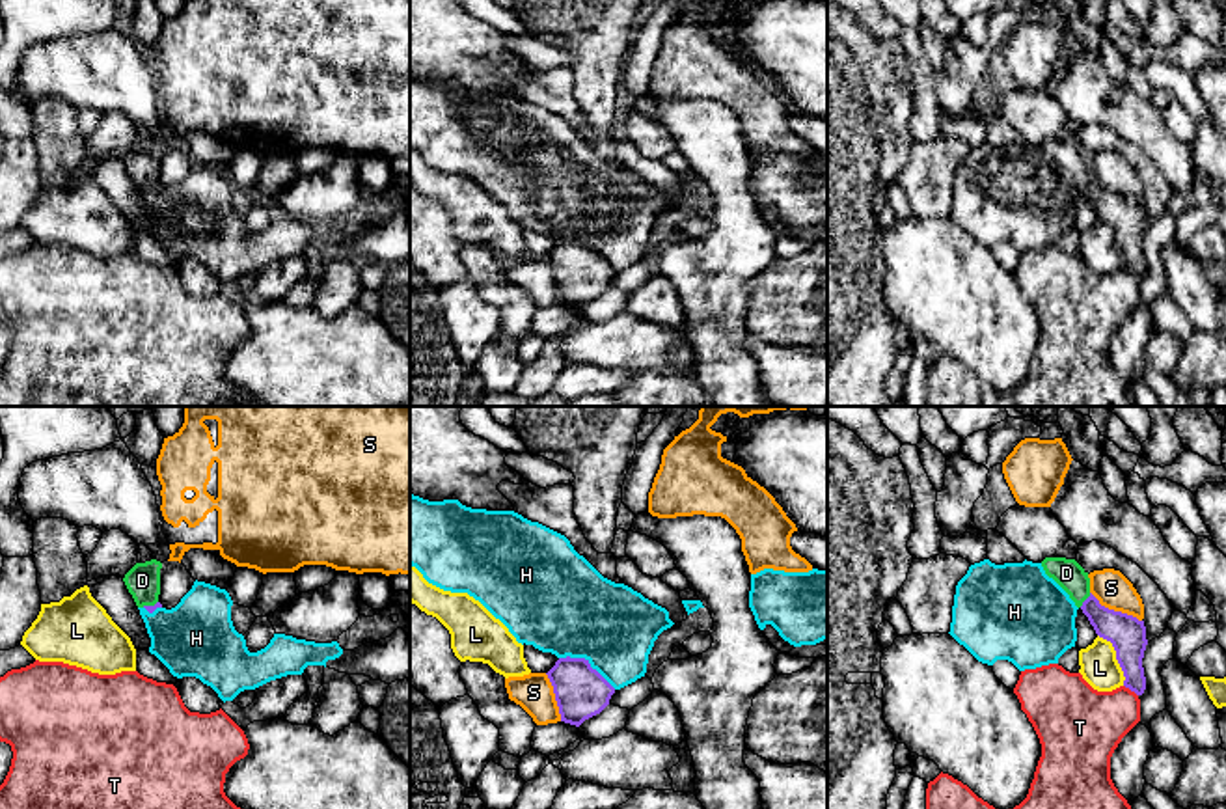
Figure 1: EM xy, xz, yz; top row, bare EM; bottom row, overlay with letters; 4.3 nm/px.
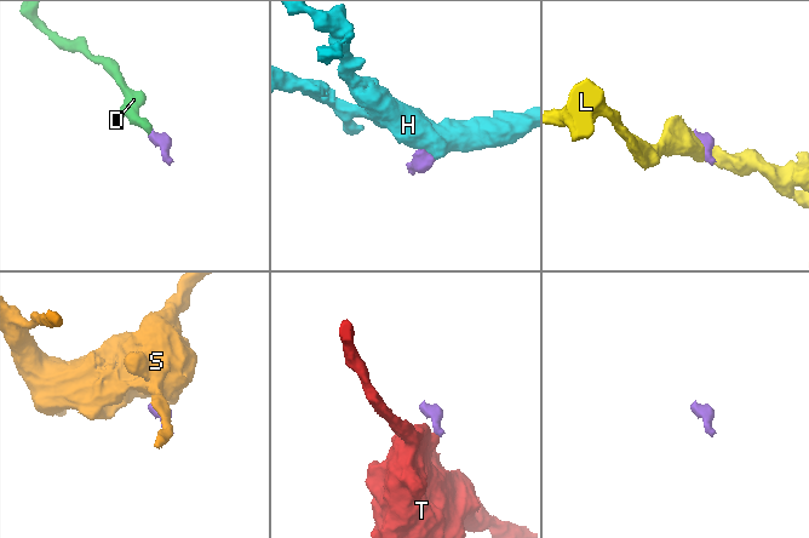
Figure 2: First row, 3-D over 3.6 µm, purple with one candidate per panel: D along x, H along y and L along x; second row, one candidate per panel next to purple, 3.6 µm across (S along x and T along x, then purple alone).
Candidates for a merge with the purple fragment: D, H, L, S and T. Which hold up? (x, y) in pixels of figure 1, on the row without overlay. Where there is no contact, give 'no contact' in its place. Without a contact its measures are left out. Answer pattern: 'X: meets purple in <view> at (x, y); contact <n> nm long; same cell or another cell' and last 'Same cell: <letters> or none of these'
D: meets purple in yz at (1085, 183); contact 80 nm long; same cell
H: meets purple in xz at (587, 245); contact 280 nm long; another cell
L: meets purple in yz at (1117, 241); contact 260 nm long; another cell
S: meets purple in yz at (1113, 192); contact 260 nm long; another cell
T: meets purple in yz at (1131, 273); contact 80 nm long; another cell
Same cell: D

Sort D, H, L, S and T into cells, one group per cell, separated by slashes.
D / H / L / S / T

